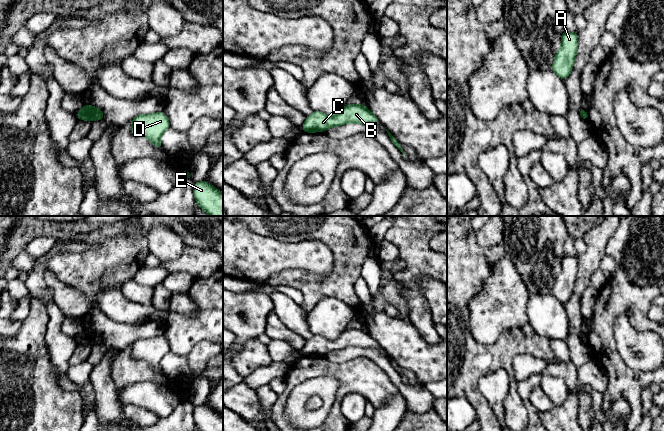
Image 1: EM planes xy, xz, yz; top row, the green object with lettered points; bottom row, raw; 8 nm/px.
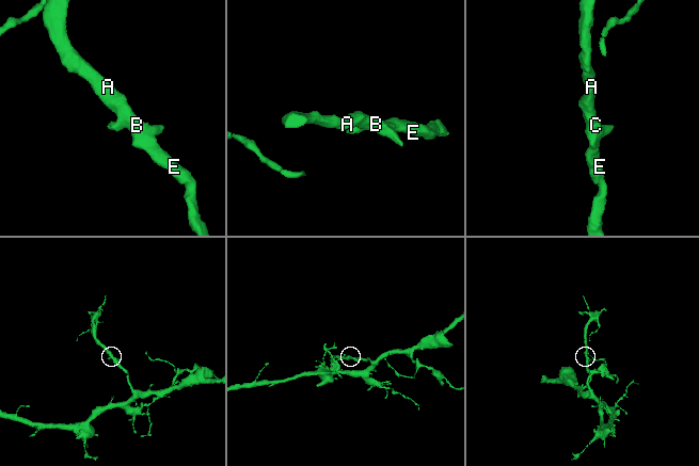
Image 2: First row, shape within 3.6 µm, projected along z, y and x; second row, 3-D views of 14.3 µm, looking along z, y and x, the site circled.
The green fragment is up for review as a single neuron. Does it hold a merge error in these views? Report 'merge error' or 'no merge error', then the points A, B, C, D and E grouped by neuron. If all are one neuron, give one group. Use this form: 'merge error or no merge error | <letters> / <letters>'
no merge error | A B C D E

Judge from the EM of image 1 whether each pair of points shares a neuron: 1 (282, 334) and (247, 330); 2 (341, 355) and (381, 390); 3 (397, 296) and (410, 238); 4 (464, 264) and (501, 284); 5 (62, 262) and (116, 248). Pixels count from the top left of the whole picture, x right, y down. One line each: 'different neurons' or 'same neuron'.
1: different neurons
2: different neurons
3: different neurons
4: different neurons
5: same neuron

